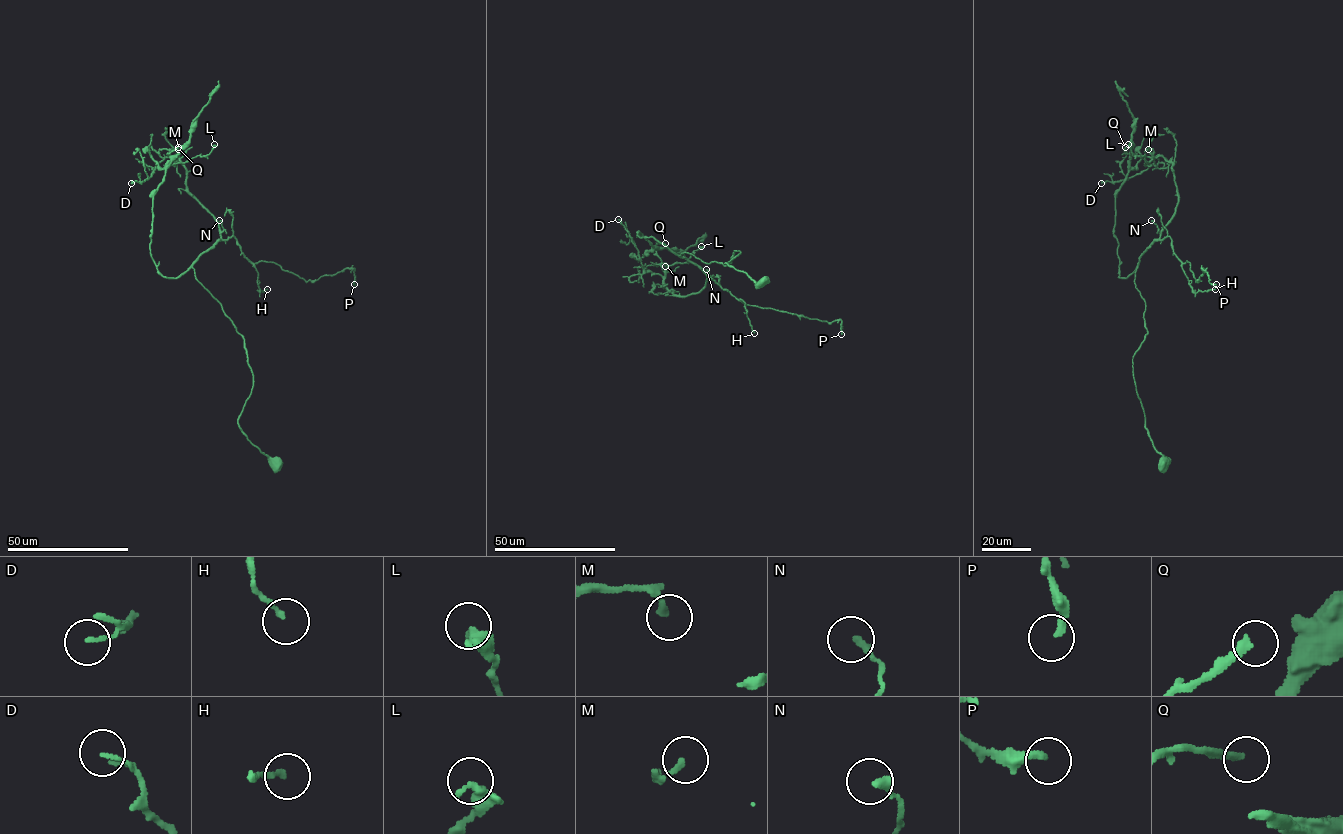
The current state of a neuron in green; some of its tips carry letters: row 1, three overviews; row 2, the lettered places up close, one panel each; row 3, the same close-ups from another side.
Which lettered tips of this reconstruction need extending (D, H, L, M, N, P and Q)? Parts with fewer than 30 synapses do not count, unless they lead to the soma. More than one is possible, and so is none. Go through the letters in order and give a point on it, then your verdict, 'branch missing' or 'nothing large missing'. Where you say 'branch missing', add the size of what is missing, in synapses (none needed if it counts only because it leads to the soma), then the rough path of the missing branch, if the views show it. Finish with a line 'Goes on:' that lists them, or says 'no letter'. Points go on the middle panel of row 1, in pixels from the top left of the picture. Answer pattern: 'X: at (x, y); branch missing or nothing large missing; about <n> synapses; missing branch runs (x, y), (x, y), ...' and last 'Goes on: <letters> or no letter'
D: at (618, 219); nothing large missing
H: at (754, 333); nothing large missing
L: at (701, 246); nothing large missing
M: at (665, 266); nothing large missing
N: at (706, 269); nothing large missing
P: at (841, 334); nothing large missing
Q: at (665, 243); branch missing; about 40 synapses; missing branch runs (665, 243), (684, 238), (704, 241), (711, 237), (718, 239)
Goes on: Q

